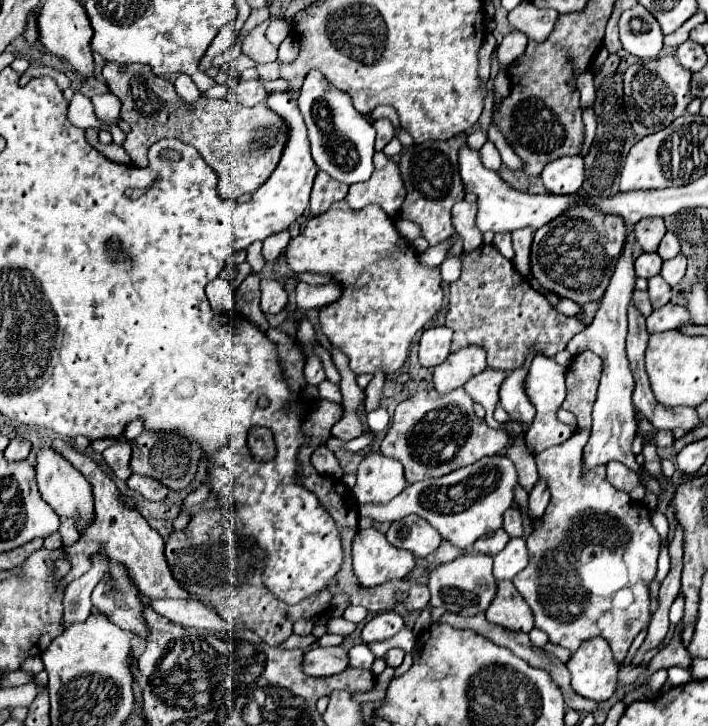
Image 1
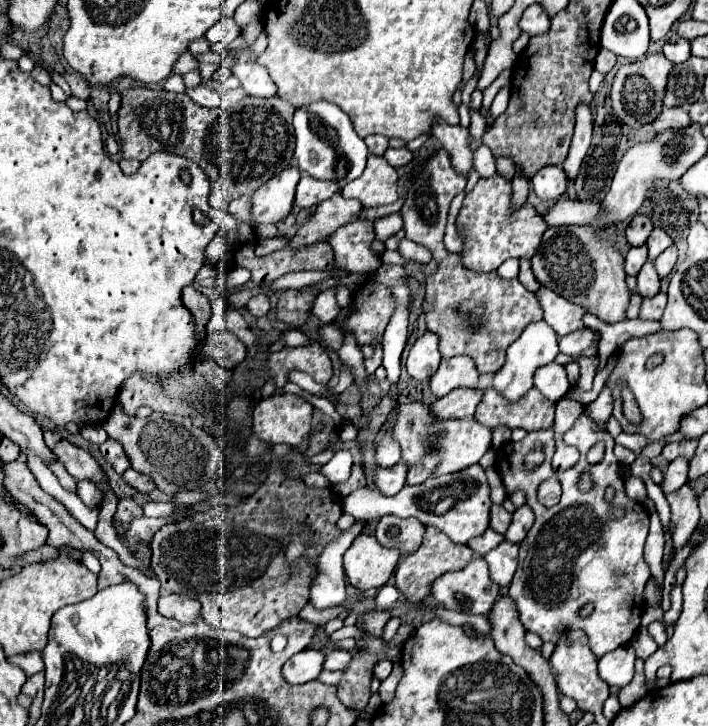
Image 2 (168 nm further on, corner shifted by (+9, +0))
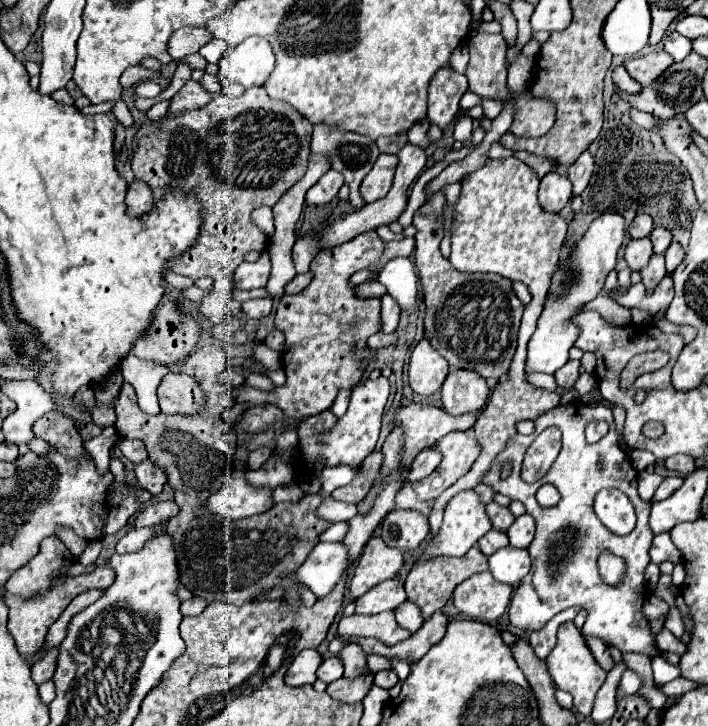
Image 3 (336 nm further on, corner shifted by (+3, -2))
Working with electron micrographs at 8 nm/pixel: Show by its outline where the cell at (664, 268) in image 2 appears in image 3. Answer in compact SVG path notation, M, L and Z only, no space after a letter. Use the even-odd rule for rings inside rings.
M672 242L664 256L666 256L666 268L668 268L668 274L672 274L674 268L676 268L676 266L682 262L682 258L684 258L684 250L682 250L682 246L680 246L678 242Z

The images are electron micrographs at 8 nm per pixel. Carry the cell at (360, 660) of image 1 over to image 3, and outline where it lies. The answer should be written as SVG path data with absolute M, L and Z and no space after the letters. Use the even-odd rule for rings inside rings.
M338 656L326 658L326 660L322 662L322 666L318 668L318 678L324 680L326 684L338 680L342 674L344 674L344 666L342 666L342 660L340 660Z

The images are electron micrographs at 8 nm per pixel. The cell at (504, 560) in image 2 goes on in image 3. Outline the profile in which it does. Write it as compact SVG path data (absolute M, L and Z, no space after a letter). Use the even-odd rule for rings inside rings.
M504 546L496 550L490 558L490 572L496 580L516 586L530 572L530 556L528 550Z

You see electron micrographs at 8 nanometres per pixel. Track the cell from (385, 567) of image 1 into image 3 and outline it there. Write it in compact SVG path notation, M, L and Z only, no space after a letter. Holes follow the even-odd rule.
M372 536L356 564L350 582L350 596L356 600L384 580L392 580L404 566L404 556L398 548L390 548L382 538Z

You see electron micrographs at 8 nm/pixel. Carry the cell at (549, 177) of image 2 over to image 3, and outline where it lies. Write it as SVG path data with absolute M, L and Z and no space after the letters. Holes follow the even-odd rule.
M548 172L540 180L538 200L544 210L560 212L570 198L572 198L572 184L566 176L562 176L558 172Z

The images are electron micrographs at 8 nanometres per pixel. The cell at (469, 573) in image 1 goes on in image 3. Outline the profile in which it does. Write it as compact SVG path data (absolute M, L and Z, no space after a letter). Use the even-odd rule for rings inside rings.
M478 572L456 586L452 602L468 618L496 622L512 598L512 586L494 580L490 572Z

